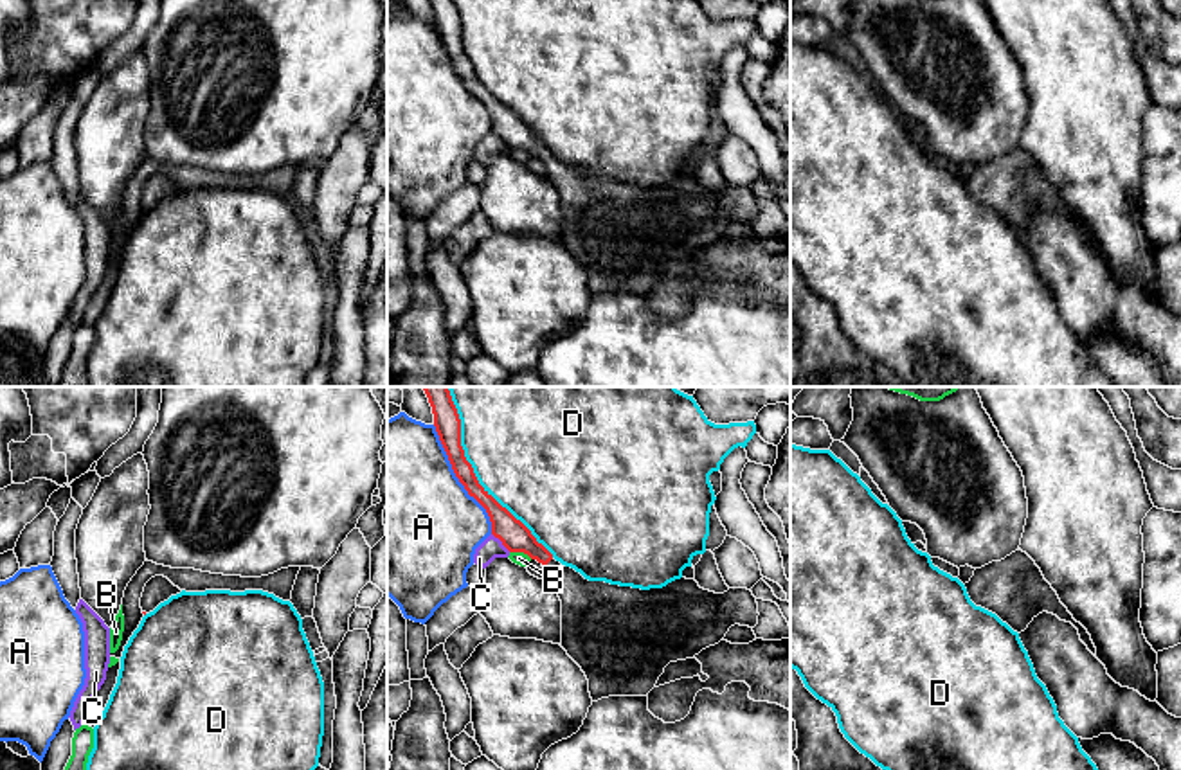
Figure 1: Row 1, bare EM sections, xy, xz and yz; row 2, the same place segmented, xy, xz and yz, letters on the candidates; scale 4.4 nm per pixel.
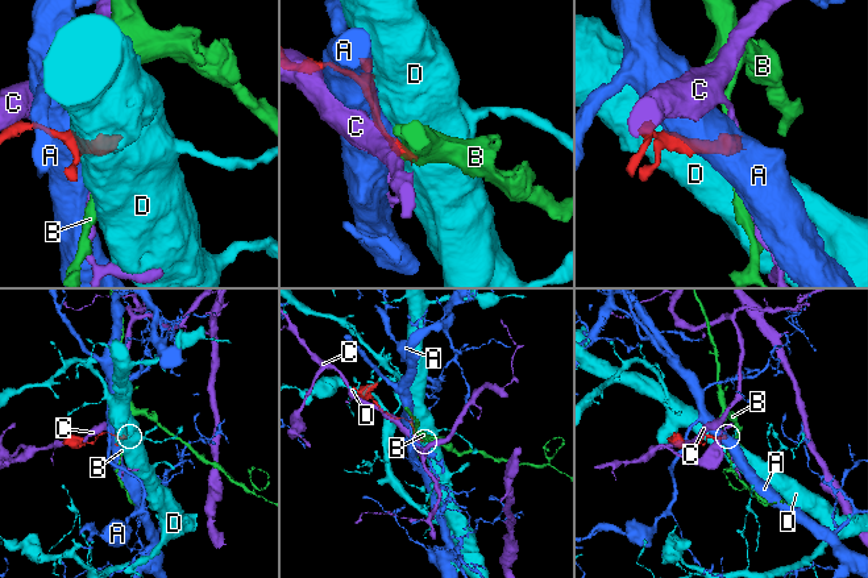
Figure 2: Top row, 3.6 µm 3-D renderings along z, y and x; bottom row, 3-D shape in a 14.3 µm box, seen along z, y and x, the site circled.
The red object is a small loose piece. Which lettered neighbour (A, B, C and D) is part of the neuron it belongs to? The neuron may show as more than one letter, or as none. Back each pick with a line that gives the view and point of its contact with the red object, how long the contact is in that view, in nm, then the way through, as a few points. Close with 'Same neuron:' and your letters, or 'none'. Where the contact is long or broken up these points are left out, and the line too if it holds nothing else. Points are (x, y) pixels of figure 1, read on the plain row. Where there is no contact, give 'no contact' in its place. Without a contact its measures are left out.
Same neuron: none

